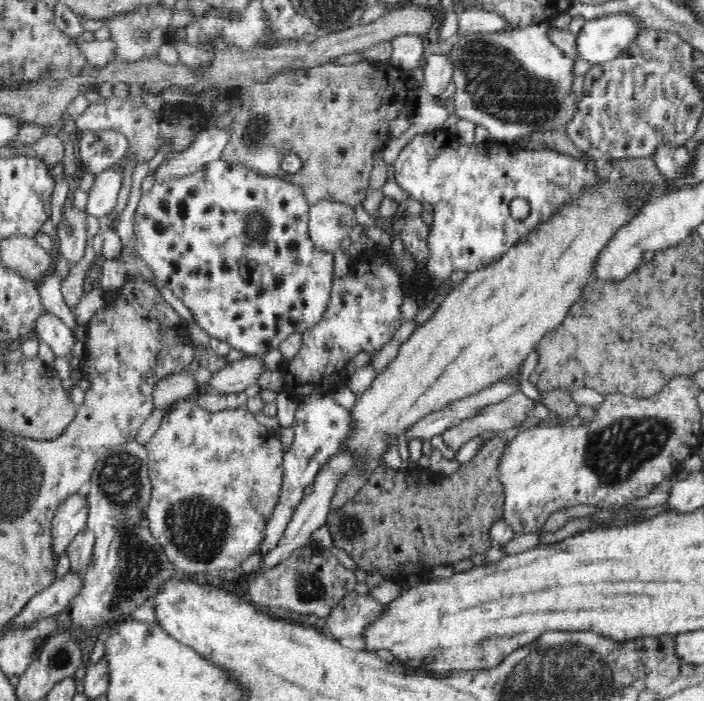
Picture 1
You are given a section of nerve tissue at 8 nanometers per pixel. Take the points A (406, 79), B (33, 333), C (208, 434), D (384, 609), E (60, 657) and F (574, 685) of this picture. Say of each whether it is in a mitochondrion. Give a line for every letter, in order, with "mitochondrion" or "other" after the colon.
A: other
B: other
C: other
D: other
E: mitochondrion
F: mitochondrion

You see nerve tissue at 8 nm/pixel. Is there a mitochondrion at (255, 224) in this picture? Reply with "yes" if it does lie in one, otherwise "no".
yes

